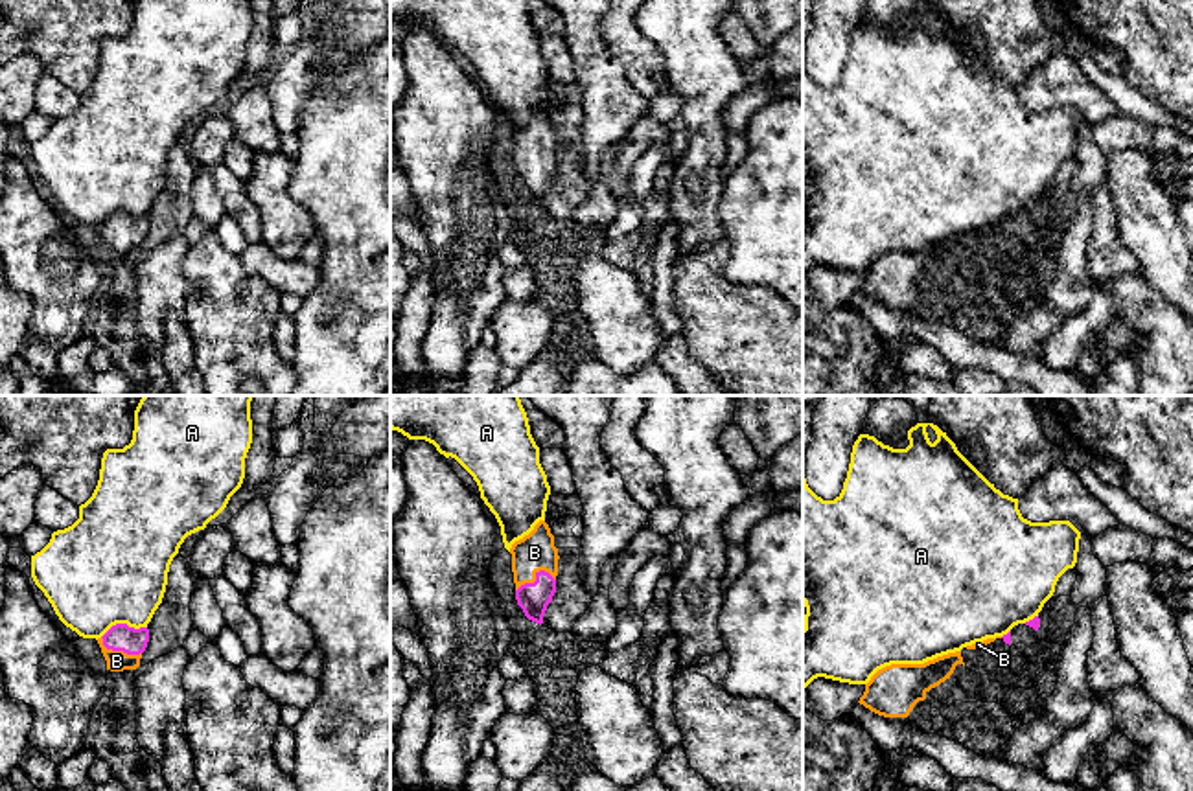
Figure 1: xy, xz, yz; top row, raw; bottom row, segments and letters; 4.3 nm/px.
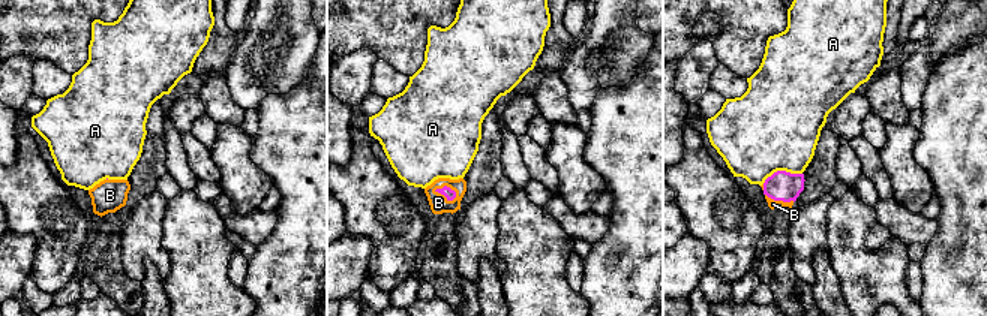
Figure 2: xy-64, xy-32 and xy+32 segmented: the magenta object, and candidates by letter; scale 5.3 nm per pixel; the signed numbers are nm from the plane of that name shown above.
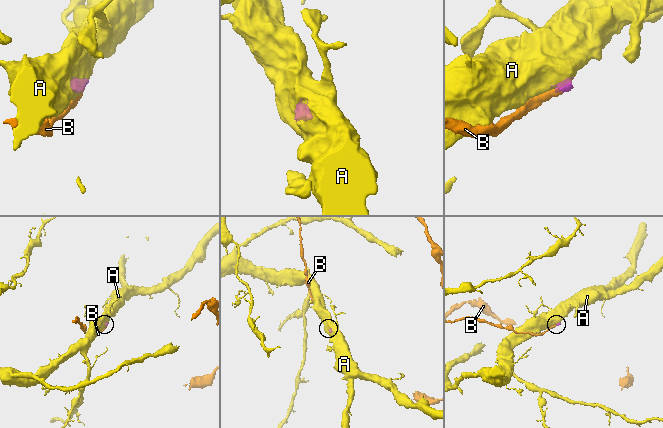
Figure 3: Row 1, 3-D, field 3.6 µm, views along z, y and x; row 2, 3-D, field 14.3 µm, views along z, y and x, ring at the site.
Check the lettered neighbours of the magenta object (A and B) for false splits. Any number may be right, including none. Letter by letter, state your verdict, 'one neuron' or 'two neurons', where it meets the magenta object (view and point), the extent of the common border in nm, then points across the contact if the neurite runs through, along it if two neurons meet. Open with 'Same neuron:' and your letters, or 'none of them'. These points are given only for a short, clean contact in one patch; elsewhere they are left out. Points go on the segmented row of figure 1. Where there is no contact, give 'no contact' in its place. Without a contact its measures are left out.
Same neuron: B
A: two neurons; contact xy (122, 624); length 220 nm; border xy (146, 626), (113, 624), (100, 637)
B: one neuron; contact xz (536, 578); length 190 nm; way xz (532, 598), (536, 578), (534, 552)

